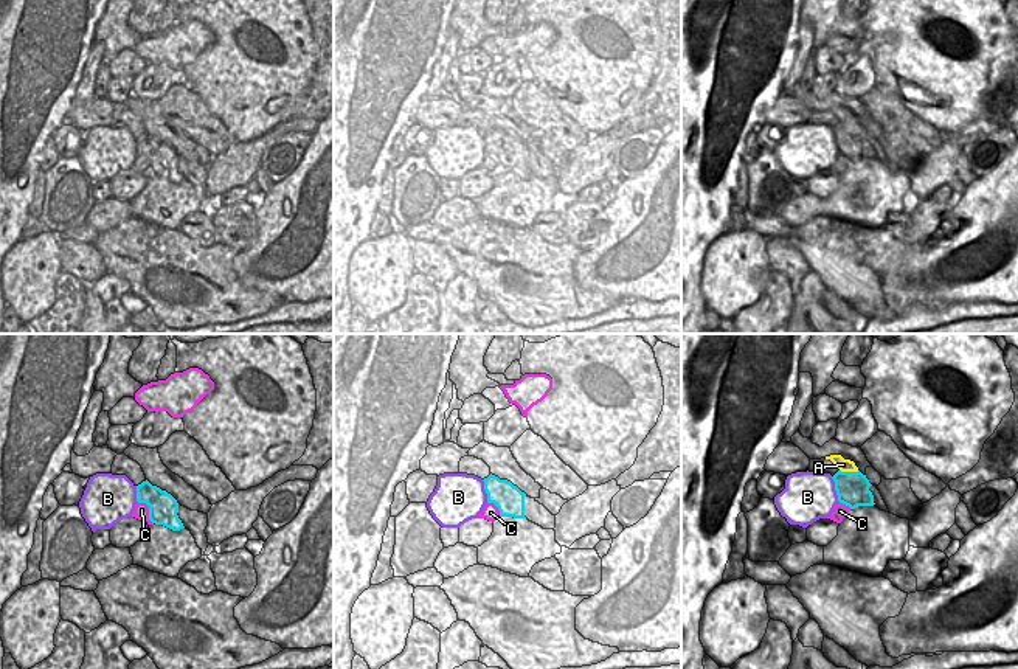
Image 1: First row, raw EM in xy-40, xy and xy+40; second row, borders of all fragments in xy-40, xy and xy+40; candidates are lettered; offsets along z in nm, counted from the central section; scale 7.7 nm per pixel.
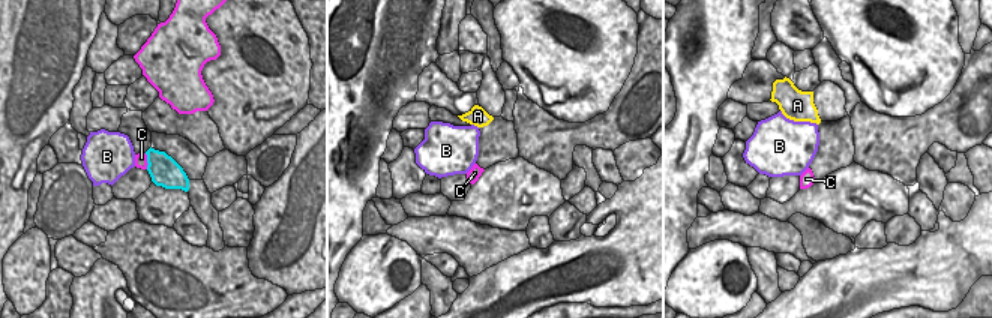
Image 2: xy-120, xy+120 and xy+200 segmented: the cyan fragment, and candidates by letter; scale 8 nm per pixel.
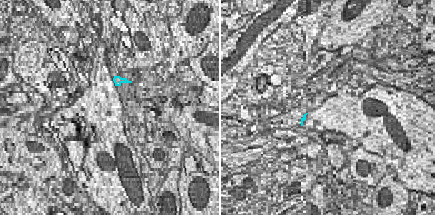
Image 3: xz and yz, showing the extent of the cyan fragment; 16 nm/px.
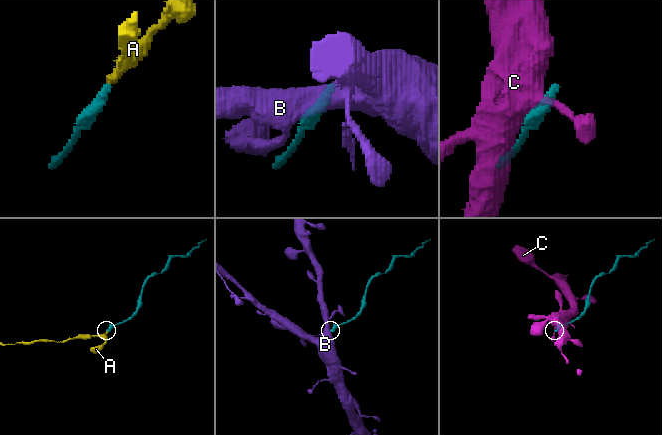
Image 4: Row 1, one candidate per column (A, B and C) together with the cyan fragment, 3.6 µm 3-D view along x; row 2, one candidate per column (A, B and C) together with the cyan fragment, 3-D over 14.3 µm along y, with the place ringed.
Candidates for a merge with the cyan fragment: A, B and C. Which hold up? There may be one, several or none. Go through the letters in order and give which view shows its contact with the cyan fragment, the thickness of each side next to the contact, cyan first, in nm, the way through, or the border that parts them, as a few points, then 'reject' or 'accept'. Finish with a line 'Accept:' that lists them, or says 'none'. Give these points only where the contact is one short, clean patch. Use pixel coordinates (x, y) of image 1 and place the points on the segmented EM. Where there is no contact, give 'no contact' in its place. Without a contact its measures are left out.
A: meets cyan in xy+40; 260 nm thick on the cyan side, 100 nm on the other; runs through xy+40 (852, 488), (849, 472), (843, 464); accept
B: meets cyan in xy+40; 260 nm thick on the cyan side, 380 nm on the other; border along xy+40 (831, 477), (840, 502); reject
C: meets cyan in xy-40; 220 nm thick on the cyan side, 120 nm on the other; reject
Accept: A

